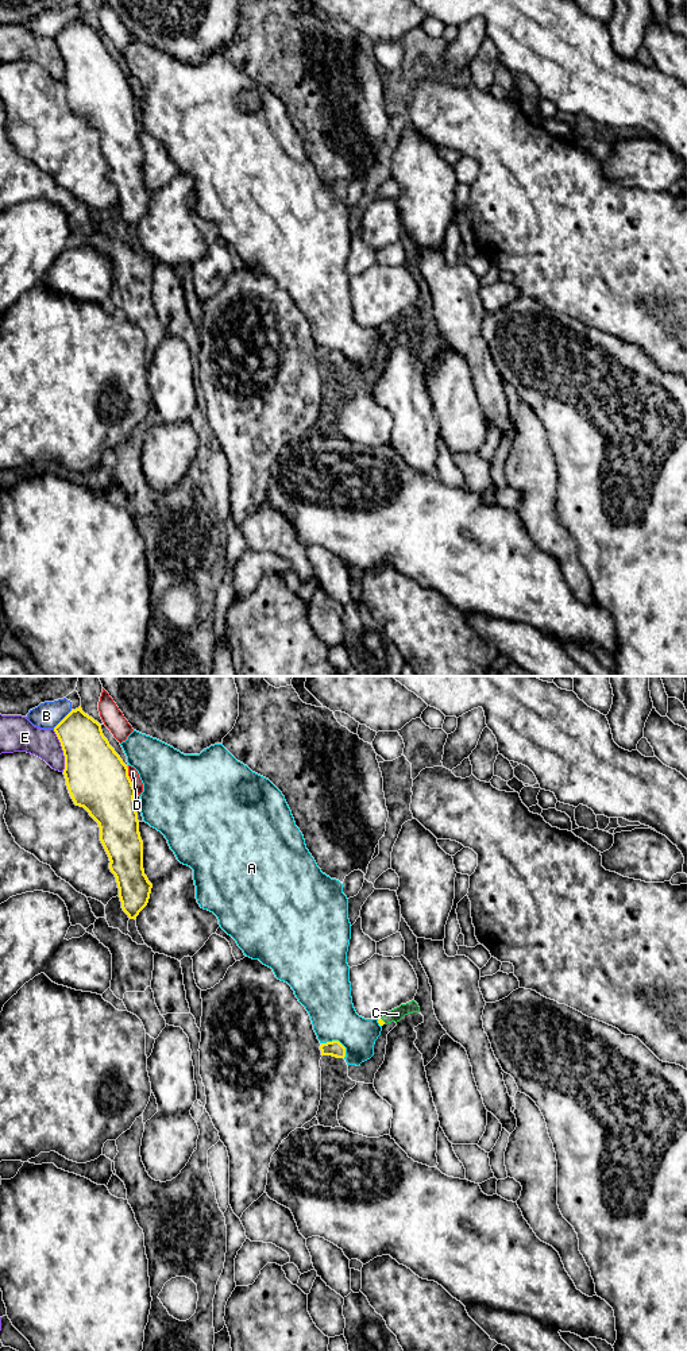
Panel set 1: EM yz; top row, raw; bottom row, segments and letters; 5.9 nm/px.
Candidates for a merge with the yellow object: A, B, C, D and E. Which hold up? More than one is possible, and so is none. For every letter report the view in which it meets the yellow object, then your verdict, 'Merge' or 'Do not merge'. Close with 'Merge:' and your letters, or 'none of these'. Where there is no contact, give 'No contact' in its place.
A: Touches yellow in yz. Do not merge
B: Touches yellow in yz. Do not merge
C: Touches yellow in yz. Merge
D: Touches yellow in yz. Do not merge
E: Touches yellow in yz. Do not merge
Merge: C

